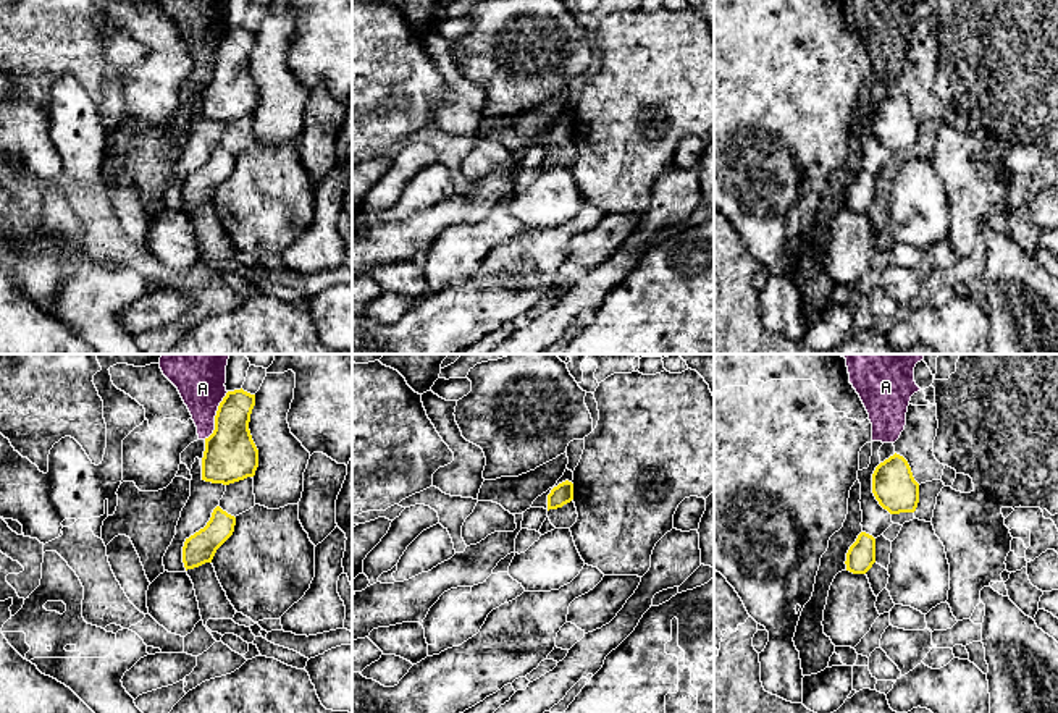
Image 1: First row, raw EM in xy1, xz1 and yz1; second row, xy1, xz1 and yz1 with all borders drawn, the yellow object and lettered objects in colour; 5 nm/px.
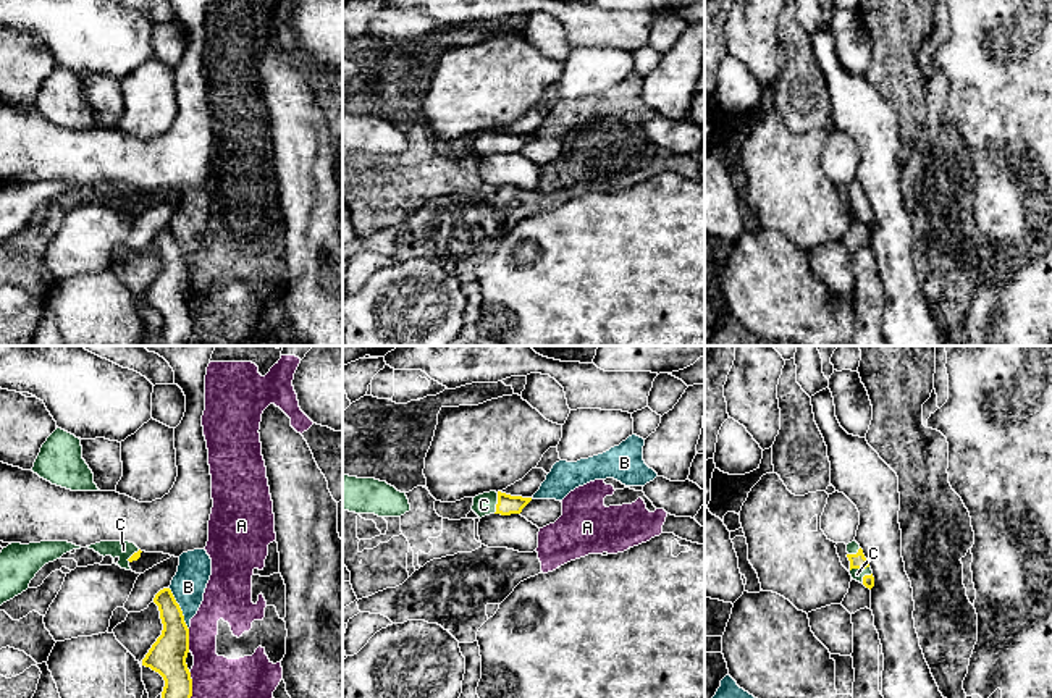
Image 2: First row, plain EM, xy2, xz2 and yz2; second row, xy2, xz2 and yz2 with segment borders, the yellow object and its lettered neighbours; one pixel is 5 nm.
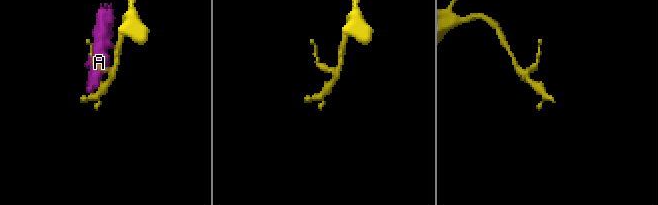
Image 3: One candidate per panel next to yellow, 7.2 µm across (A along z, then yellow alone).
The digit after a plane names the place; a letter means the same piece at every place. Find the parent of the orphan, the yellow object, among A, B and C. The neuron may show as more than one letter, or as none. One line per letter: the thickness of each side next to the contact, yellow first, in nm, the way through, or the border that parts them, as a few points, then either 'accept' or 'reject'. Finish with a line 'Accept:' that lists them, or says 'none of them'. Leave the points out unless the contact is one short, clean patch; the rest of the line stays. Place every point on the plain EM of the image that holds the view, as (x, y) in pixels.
A: calibres 260 and 220 nm; reject
B: calibres 190 and 170 nm; reject
C: calibres 100 and 110 nm; accept
Accept: C

